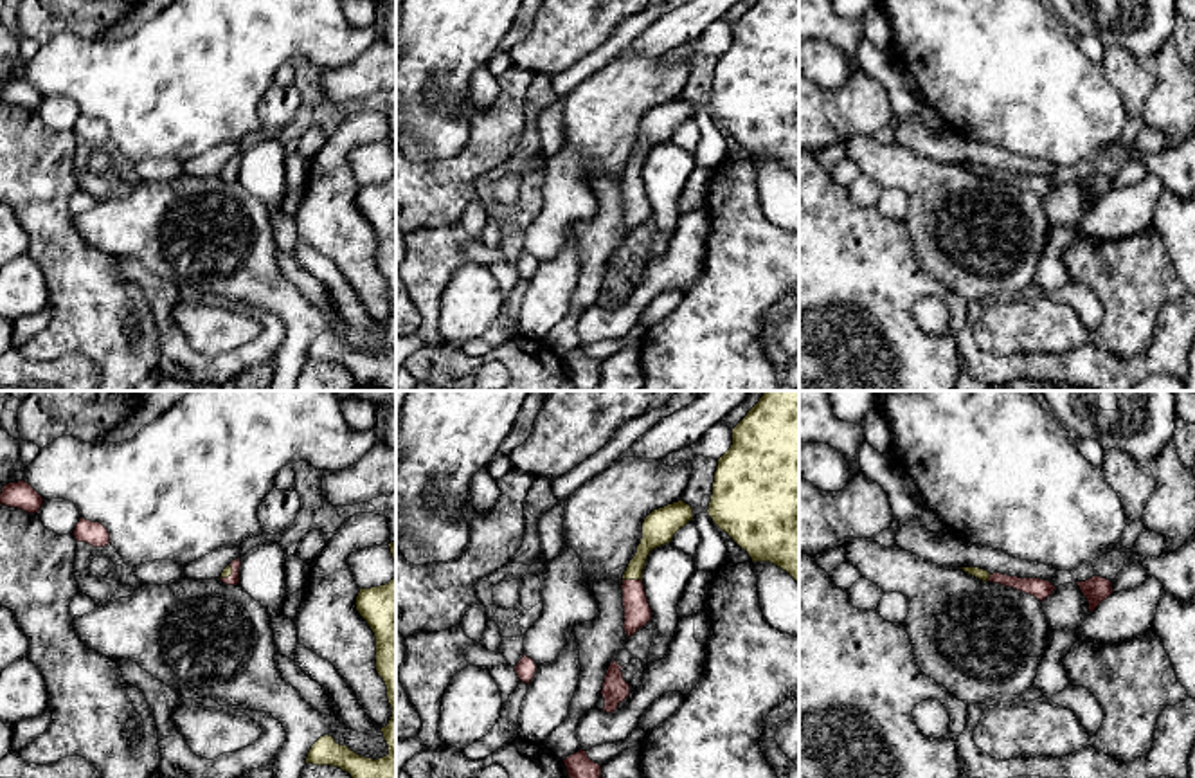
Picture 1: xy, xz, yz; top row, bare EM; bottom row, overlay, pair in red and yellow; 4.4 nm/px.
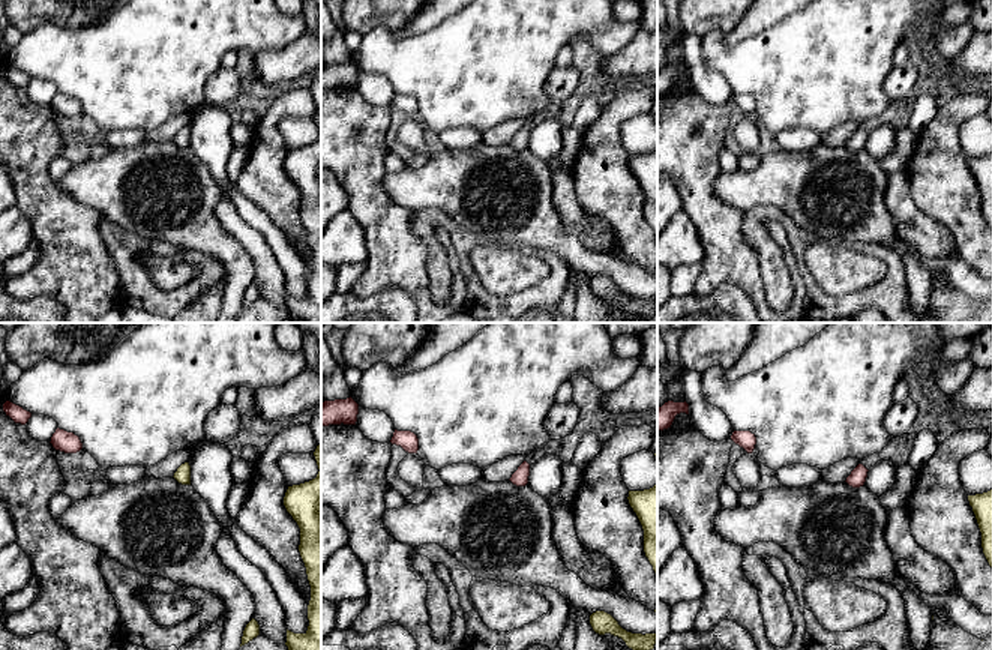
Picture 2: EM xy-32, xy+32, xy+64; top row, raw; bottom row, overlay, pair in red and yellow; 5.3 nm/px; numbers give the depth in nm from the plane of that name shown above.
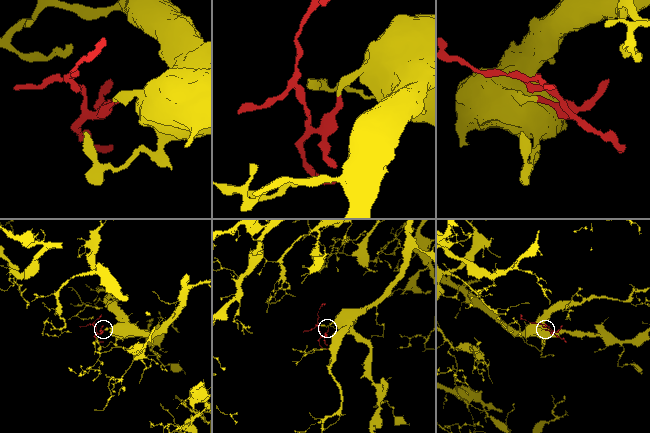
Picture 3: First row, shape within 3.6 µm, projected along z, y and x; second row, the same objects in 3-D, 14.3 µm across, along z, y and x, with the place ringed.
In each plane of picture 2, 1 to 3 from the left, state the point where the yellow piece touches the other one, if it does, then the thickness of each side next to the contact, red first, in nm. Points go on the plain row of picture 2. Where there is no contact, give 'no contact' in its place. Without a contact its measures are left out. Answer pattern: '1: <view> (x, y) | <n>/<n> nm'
1: no contact
2: no contact
3: no contact

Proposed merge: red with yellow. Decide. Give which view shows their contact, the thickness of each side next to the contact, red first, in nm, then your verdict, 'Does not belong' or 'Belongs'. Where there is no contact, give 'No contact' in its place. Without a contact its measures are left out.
Touches red in xz. Thickness 120 nm (red) against 130 nm. Belongs

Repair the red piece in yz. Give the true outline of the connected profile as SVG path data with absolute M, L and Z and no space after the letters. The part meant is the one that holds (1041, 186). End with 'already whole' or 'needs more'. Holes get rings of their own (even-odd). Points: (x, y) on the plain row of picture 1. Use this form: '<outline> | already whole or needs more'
M959 164L959 166L963 166L965 169L983 178L993 178L993 180L1001 180L1006 184L1013 184L1017 187L1035 193L1040 198L1051 193L1053 187L1056 185L1051 178L1040 176L1040 175L1019 175L1019 173L1008 173L1001 169L990 171L988 167L979 166L979 164Z | needs more

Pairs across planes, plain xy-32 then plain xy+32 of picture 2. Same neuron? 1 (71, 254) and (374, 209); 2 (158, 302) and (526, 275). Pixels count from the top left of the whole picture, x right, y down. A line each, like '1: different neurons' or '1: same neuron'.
1: same neuron
2: different neurons

